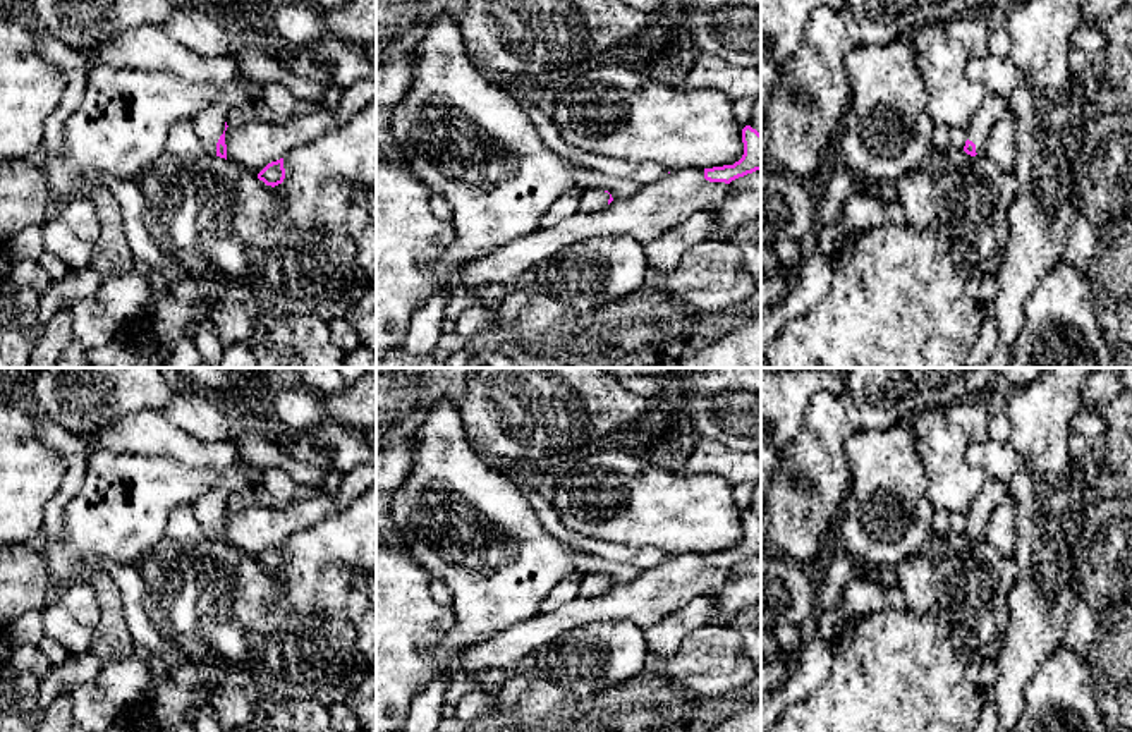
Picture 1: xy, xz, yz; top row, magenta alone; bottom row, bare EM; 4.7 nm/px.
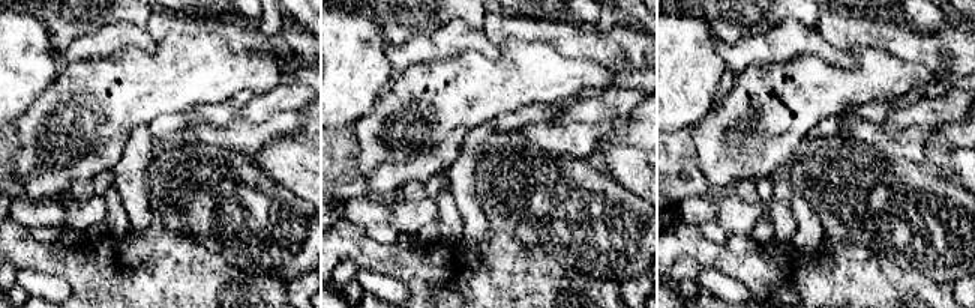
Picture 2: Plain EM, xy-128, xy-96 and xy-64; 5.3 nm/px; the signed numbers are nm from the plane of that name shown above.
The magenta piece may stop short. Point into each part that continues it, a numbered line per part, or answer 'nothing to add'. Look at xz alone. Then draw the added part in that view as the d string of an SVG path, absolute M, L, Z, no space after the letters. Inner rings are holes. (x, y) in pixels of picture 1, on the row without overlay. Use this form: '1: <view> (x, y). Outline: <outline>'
1: xz (593, 585). Outline: M586 574L582 576L579 596L593 598L599 596L608 589L610 579L603 574Z

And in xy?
1: xy (208, 509). Outline: M211 490L191 505L203 536L216 540L216 528L225 515L227 503L228 497L223 491Z

